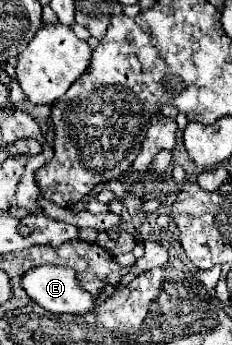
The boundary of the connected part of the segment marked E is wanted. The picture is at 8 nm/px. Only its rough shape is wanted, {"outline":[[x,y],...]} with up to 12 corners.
{"outline":[[34,267],[22,287],[56,315],[86,315],[96,297],[70,267]]}

